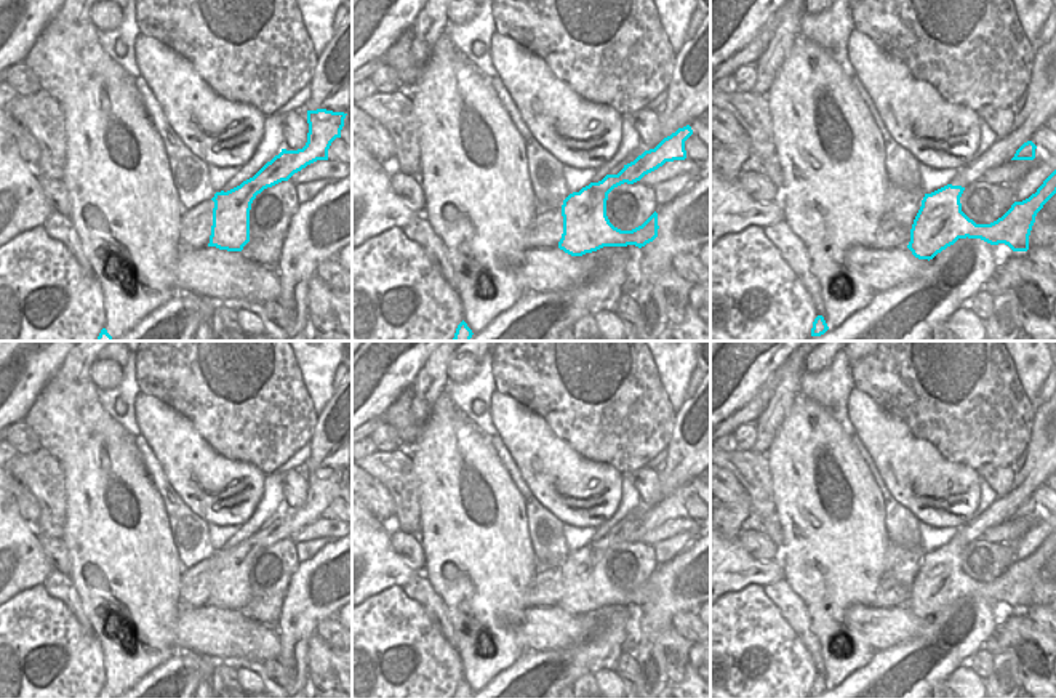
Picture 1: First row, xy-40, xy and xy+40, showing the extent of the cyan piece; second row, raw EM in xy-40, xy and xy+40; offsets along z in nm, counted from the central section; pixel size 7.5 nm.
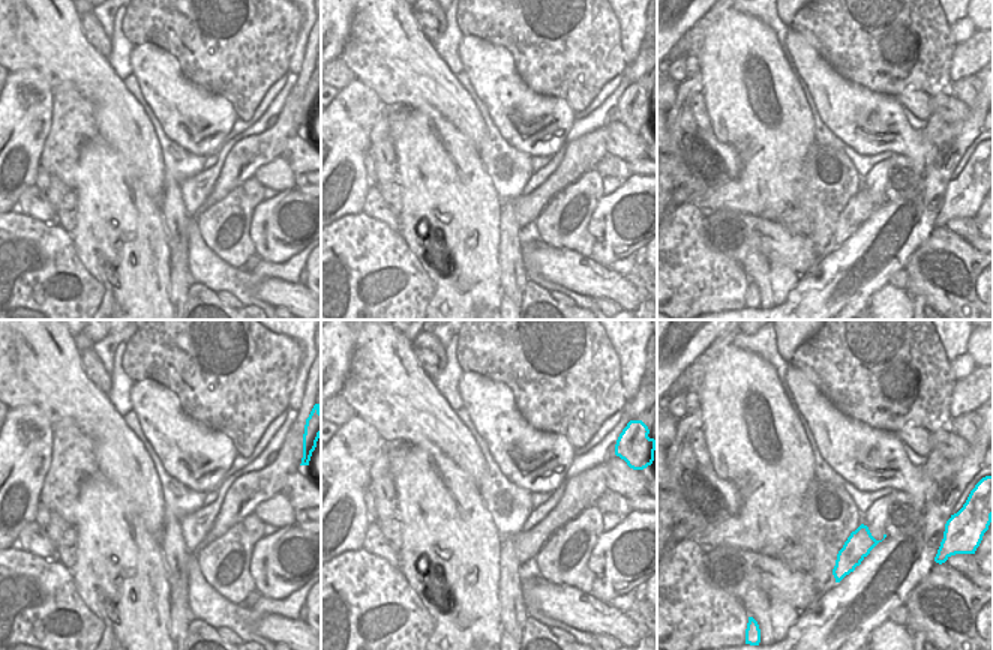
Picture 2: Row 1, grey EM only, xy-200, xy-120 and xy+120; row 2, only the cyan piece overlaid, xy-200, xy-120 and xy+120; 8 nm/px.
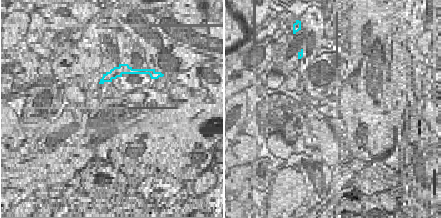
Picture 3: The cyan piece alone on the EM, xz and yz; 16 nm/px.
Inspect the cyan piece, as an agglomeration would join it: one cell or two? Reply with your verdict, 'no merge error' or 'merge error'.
no merge error

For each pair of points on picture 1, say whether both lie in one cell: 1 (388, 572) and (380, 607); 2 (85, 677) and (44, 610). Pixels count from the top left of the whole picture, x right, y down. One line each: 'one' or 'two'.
1: two
2: one

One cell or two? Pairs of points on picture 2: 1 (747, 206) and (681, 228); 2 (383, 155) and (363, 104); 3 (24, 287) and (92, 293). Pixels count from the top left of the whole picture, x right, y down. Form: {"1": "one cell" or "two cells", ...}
{"1": "two cells", "2": "two cells", "3": "one cell"}

